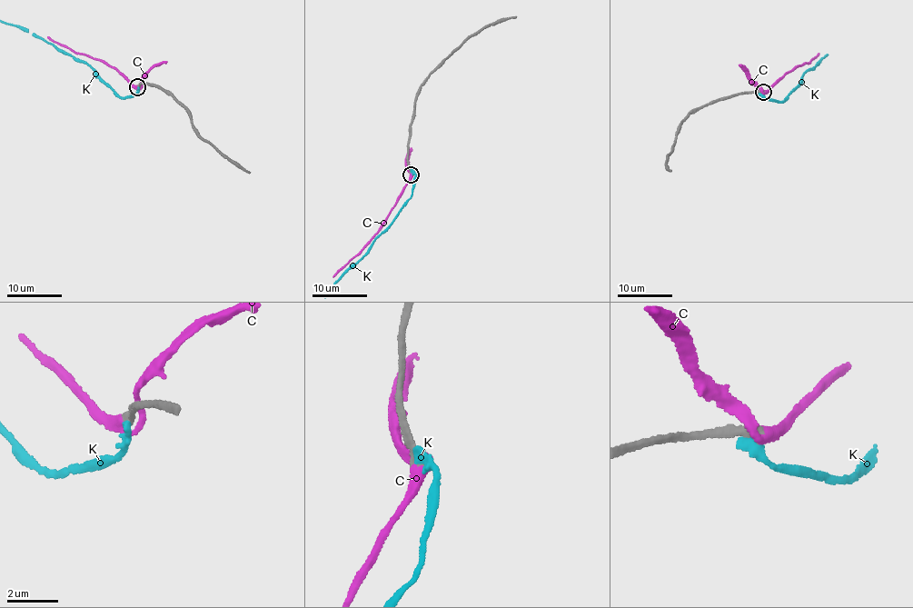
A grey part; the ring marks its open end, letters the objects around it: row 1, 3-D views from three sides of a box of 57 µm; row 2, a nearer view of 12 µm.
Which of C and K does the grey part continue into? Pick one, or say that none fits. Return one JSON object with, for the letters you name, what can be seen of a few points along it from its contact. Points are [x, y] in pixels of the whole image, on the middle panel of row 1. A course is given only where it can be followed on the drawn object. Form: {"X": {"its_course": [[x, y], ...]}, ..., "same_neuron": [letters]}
{"C": {"its_course": [[411, 174], [383, 225], [360, 254], [332, 276]]}, "same_neuron": ["C"]}

